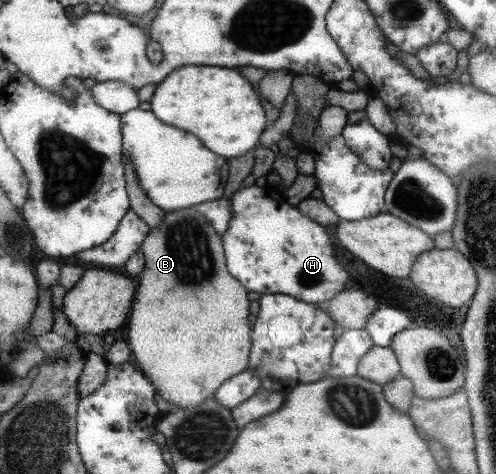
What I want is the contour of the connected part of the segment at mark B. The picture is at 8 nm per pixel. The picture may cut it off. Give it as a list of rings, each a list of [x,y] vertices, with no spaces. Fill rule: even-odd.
[[[195,206],[192,208],[175,210],[165,213],[165,219],[162,221],[160,228],[150,230],[145,242],[142,243],[140,248],[145,257],[145,269],[140,276],[138,284],[138,295],[134,302],[134,309],[130,312],[130,323],[128,331],[127,345],[132,351],[132,355],[136,357],[136,363],[142,367],[142,371],[153,382],[153,386],[157,388],[160,397],[172,407],[171,411],[176,409],[186,409],[186,407],[194,407],[198,403],[202,403],[206,397],[212,397],[222,386],[223,382],[233,378],[234,375],[242,373],[250,365],[250,325],[248,325],[248,291],[244,284],[238,282],[232,273],[226,271],[226,259],[224,259],[224,249],[222,249],[222,239],[220,235],[212,229],[209,221],[206,220],[198,211]]]

